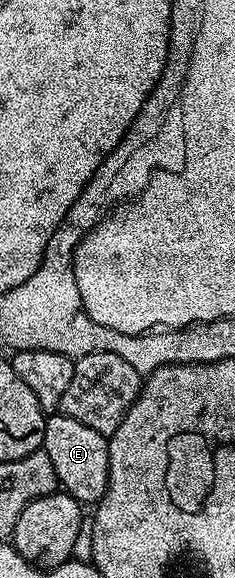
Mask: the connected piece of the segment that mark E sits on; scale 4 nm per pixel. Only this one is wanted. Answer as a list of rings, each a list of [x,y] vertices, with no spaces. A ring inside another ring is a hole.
[[[62,414],[47,416],[43,431],[42,452],[49,454],[49,462],[53,462],[53,470],[57,470],[59,488],[68,492],[74,500],[84,506],[98,504],[105,494],[109,482],[109,446],[108,437],[97,434],[97,430],[89,430],[77,418],[69,418]]]

